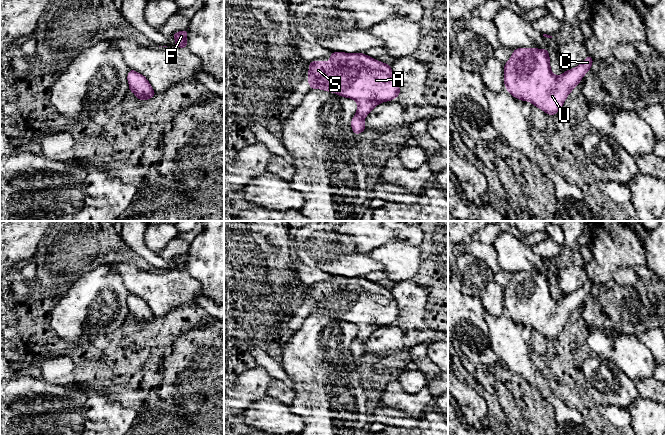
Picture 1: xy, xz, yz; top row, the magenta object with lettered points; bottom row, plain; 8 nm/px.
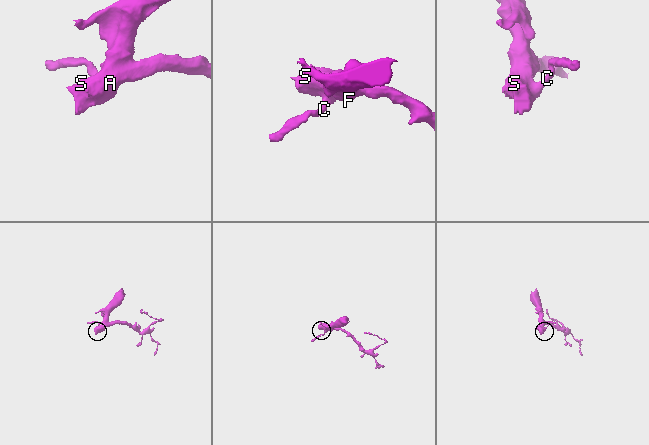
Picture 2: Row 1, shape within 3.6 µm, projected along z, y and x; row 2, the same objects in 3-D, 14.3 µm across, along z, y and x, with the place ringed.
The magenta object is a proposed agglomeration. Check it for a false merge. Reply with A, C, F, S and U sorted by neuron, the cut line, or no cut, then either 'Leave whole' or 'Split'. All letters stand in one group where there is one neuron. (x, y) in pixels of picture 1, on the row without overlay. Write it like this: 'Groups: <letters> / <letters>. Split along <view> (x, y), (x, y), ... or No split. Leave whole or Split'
Groups: A C F S U. No split. Leave whole

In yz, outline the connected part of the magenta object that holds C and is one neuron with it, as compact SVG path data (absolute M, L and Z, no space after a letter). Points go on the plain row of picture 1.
M517 272L504 288L504 309L521 325L528 325L548 339L555 339L569 317L580 307L594 286L588 279L573 293L559 300L552 297L548 273Z

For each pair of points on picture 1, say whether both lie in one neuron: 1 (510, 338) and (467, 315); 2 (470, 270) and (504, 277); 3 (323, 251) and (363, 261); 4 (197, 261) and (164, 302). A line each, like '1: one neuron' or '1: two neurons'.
1: two neurons
2: two neurons
3: one neuron
4: two neurons

